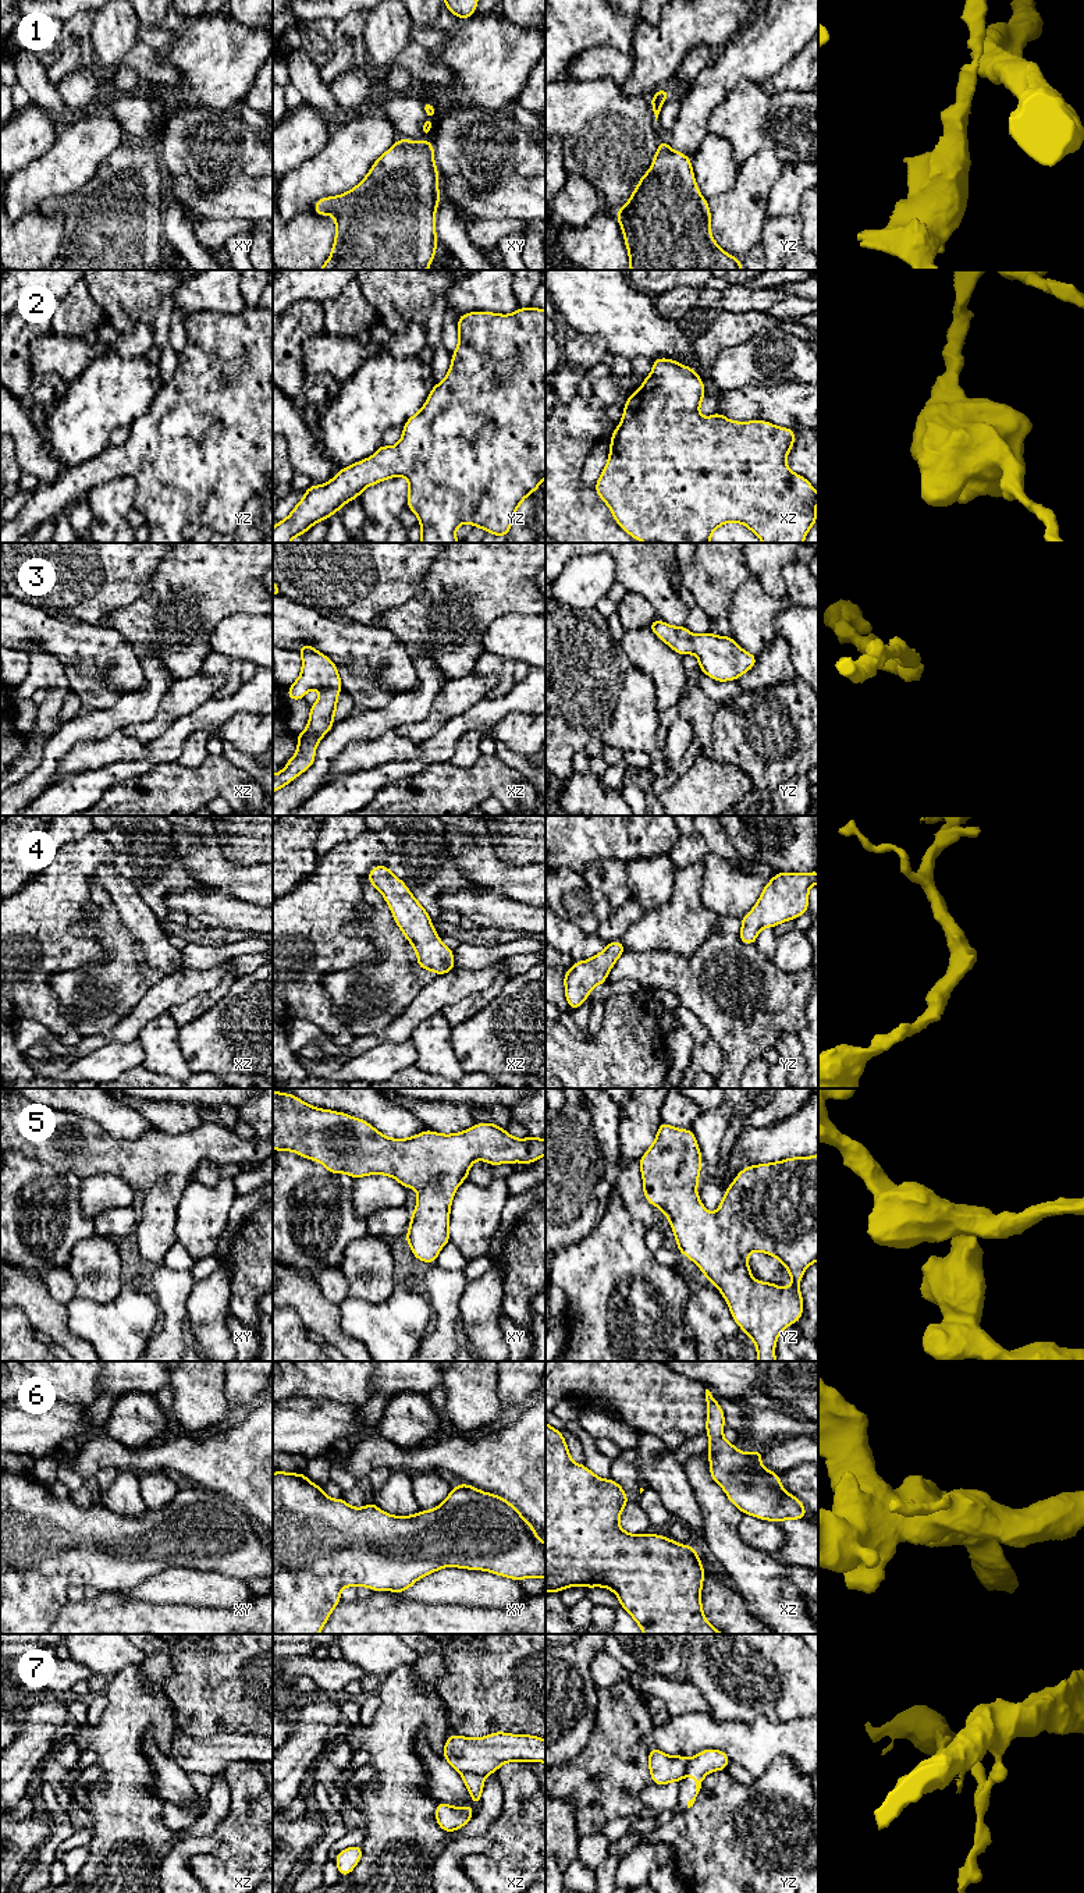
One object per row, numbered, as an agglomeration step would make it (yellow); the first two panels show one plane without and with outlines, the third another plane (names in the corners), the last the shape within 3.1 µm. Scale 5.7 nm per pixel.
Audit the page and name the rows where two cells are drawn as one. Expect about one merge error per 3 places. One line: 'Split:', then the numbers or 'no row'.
Split: 7

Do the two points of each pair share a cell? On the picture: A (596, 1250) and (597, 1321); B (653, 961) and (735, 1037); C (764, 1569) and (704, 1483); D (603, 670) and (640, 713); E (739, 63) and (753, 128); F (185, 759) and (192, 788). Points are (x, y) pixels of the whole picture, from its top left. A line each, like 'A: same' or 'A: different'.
A: same
B: same
C: same
D: different
E: different
F: different

